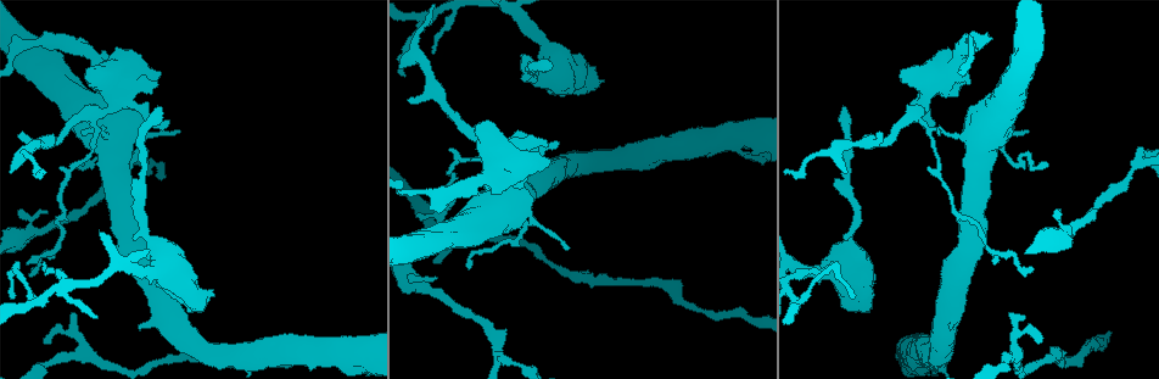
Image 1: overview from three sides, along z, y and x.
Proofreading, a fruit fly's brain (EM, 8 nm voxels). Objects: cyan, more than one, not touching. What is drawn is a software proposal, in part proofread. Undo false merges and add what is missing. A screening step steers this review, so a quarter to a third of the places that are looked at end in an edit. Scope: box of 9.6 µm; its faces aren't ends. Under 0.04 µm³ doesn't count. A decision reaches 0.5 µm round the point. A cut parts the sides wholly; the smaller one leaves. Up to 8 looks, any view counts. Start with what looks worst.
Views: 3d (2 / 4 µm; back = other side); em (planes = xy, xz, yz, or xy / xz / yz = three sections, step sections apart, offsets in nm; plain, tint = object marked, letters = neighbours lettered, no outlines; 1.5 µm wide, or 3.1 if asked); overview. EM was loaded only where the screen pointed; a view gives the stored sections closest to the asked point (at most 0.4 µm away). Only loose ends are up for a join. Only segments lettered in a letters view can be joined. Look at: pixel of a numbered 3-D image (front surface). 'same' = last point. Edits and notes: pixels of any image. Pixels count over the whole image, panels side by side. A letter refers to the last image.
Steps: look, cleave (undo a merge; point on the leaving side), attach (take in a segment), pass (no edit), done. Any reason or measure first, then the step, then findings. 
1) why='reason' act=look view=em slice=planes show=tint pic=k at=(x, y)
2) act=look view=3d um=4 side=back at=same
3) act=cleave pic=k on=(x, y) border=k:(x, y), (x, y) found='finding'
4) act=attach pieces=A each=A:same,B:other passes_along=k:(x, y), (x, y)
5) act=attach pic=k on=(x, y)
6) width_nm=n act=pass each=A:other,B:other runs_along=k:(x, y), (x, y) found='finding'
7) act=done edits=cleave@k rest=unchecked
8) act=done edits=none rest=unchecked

why='stops while still wide' act=look view=em slice=xz step=8 show=tint pic=1 at=(442, 208)

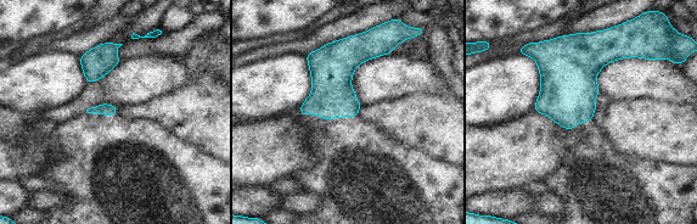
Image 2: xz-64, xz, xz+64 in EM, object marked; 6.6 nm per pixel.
act=look view=em slice=planes show=letters at=same

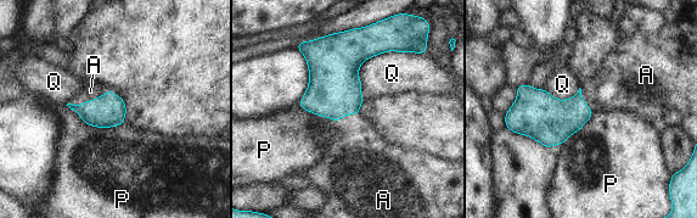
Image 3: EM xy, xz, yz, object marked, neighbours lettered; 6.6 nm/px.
longest_contact=Q:460nm act=attach pieces=A each=A:same,P:other,Q:other found='the neuron continues'

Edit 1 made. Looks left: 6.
why='redraw' act=look view=overview

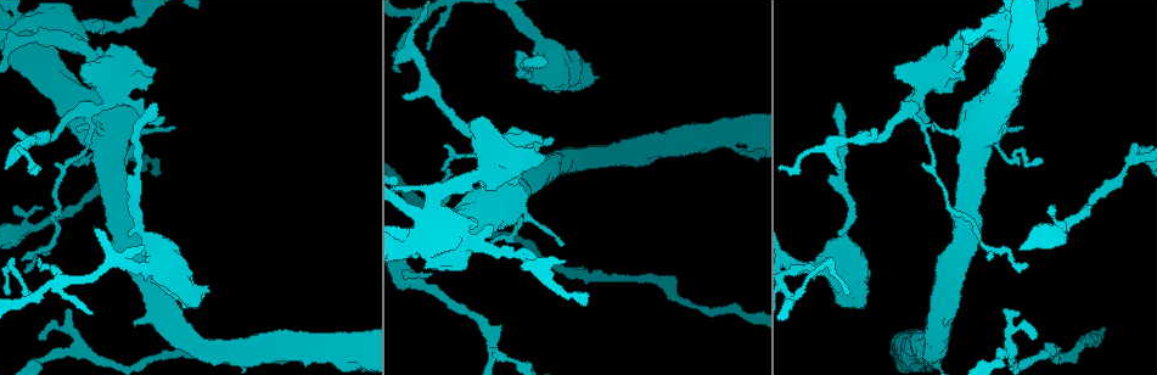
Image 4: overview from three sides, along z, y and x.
why='closes a loop' act=look view=3d um=4 pic=4 at=(926, 126)

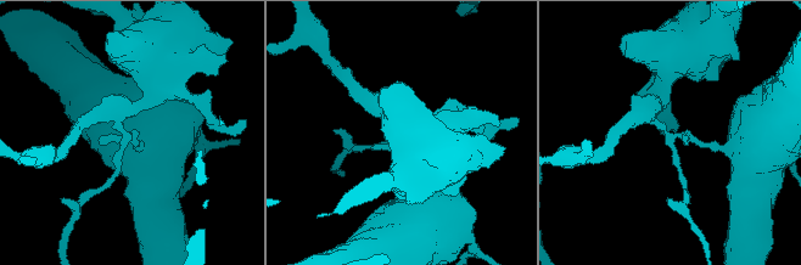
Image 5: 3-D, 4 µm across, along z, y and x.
act=look view=em slice=planes show=tint pic=5 at=(673, 137)

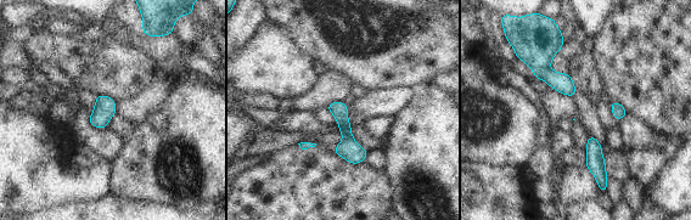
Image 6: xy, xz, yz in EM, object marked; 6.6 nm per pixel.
act=look view=em slice=planes show=letters at=same

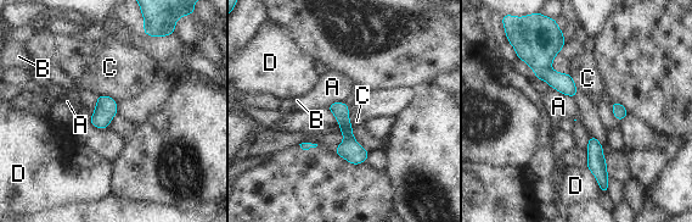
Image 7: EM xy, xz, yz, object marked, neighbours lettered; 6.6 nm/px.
act=cleave pic=7 on=(536, 39) each=A:other,B:other,C:other,D:other border=7:(550, 67), (535, 67), (533, 70) found='a second neuron is stuck on'

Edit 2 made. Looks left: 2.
act=done edits=attach@3,cleave@7 rest=unchecked

